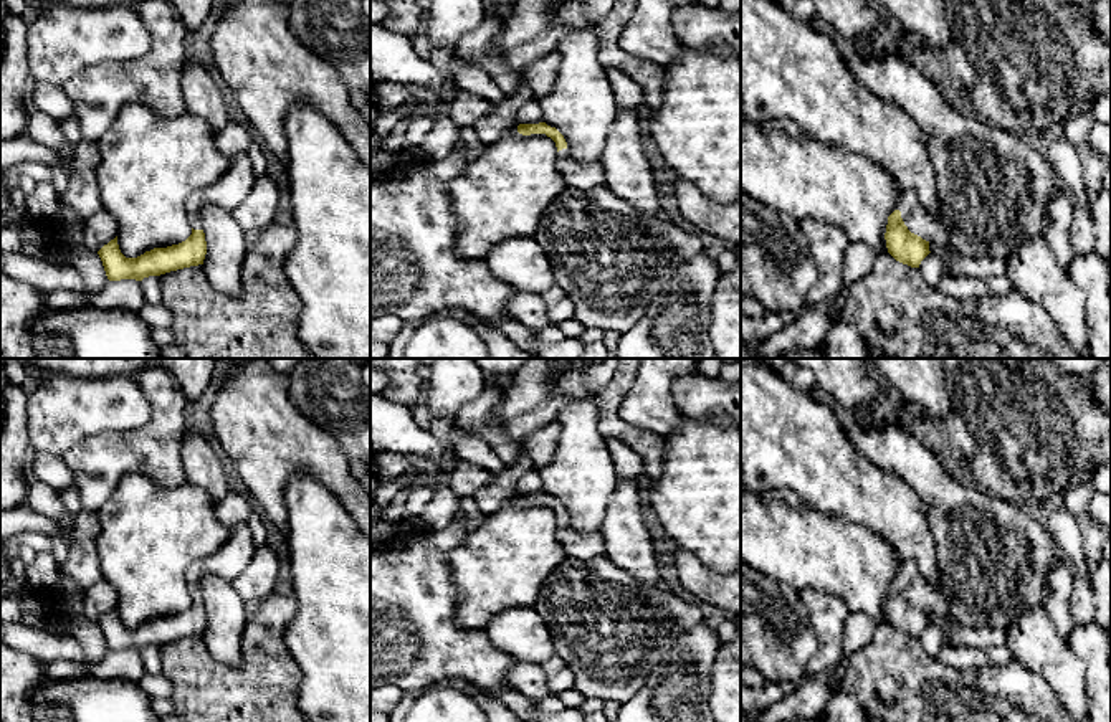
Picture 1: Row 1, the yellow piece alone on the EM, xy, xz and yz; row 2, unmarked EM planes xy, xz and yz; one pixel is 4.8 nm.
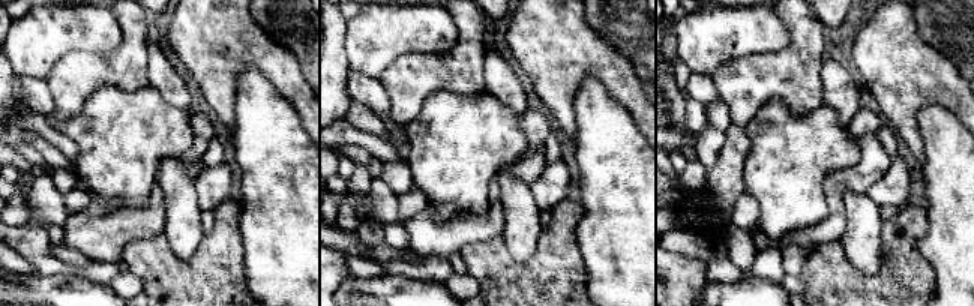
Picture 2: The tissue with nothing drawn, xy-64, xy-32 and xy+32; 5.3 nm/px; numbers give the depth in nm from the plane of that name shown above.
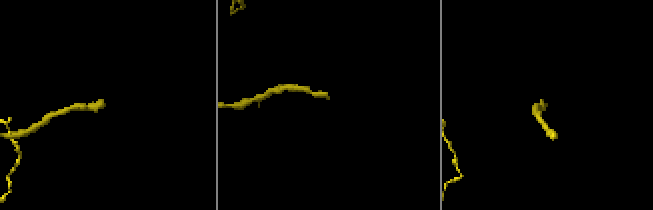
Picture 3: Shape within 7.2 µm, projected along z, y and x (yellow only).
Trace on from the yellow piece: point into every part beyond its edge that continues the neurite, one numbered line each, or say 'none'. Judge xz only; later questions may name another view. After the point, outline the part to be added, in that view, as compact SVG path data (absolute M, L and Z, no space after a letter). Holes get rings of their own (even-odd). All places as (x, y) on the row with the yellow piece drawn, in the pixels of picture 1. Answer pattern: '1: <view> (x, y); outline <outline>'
1: xz (576, 175); outline M567 149L557 152L557 170L570 188L589 190L607 183L602 160L582 165L570 157Z

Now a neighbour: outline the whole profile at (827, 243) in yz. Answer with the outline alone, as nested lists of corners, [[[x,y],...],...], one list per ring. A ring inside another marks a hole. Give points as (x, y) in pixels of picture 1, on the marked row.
[[[805,218],[800,225],[808,241],[808,253],[818,269],[818,279],[808,291],[805,301],[807,306],[815,306],[843,289],[843,261],[850,240],[832,223]]]

